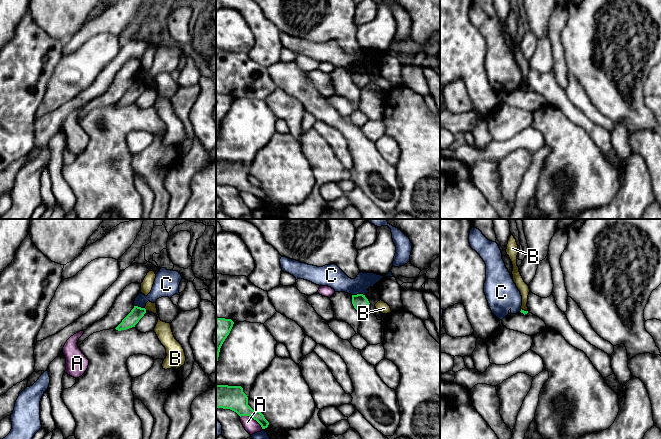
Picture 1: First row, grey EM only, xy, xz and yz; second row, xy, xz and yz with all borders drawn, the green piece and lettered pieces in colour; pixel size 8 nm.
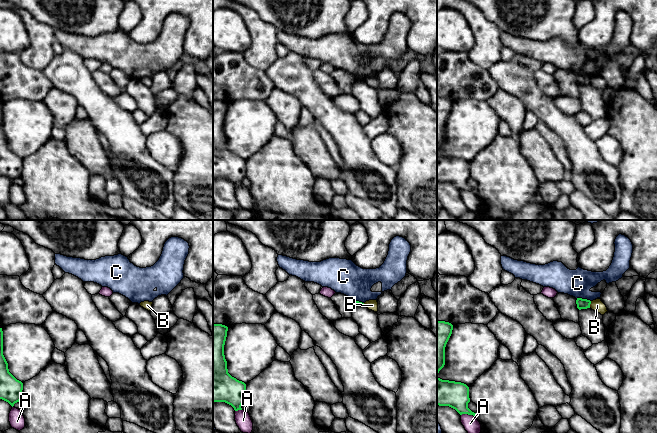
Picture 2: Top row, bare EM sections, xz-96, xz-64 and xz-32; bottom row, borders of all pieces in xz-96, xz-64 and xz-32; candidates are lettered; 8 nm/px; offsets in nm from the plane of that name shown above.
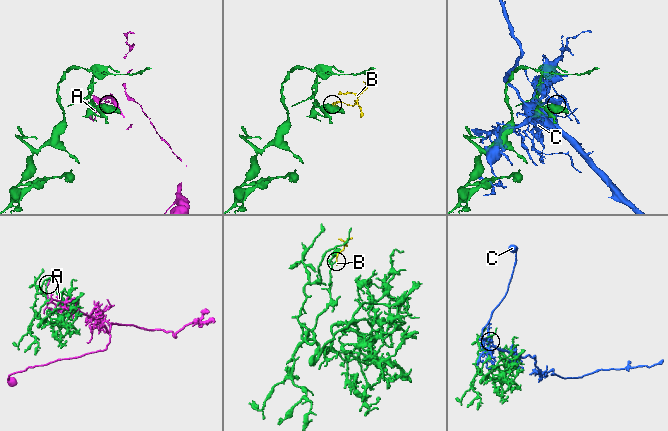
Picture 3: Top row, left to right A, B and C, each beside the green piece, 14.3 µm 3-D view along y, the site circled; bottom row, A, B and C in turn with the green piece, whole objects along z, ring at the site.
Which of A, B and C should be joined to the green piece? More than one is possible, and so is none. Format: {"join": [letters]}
{"join": []}

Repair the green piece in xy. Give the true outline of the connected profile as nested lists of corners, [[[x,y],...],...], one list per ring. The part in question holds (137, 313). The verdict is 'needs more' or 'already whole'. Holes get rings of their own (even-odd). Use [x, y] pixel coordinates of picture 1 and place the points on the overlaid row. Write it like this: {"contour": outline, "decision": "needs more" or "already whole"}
{"contour": [[[134,306],[131,312],[122,320],[122,322],[115,329],[121,331],[135,327],[135,325],[139,322],[139,320],[144,316],[145,313],[145,308]]], "decision": "already whole"}

